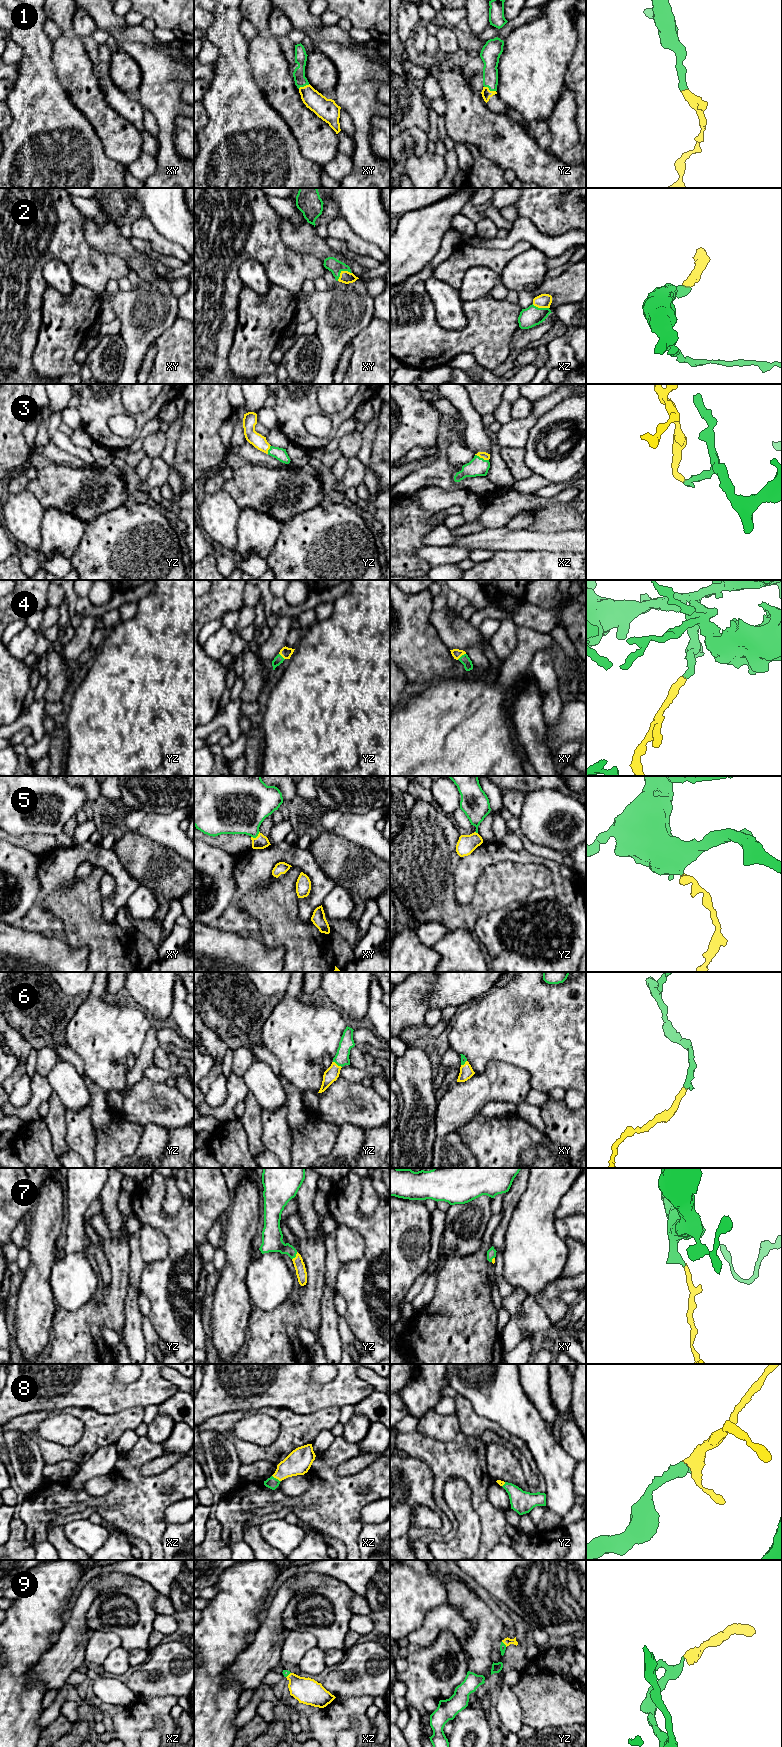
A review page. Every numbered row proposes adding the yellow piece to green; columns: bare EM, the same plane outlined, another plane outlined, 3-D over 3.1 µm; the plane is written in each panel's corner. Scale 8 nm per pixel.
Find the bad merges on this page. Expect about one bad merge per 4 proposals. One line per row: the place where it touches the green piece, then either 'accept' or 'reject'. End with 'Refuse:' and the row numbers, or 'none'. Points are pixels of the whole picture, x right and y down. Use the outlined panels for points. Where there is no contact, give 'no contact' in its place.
1: yz (490, 90) | accept
2: xy (342, 270) | accept
3: xz (482, 458) | accept
4: xy (462, 655) | accept
5: xy (256, 836) | accept
6: yz (337, 1064) | accept
7: yz (295, 1256) | accept
8: xz (275, 1478) | accept
9: yz (504, 1644) | accept
Refuse: none

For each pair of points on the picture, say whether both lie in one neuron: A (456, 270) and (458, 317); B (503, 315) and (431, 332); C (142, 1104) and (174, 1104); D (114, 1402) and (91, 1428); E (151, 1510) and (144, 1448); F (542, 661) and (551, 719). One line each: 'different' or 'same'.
A: different
B: same
C: same
D: different
E: same
F: same

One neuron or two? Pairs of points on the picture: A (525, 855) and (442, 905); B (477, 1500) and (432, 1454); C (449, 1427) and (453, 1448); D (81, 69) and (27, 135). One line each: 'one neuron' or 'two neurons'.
A: two neurons
B: one neuron
C: two neurons
D: two neurons

